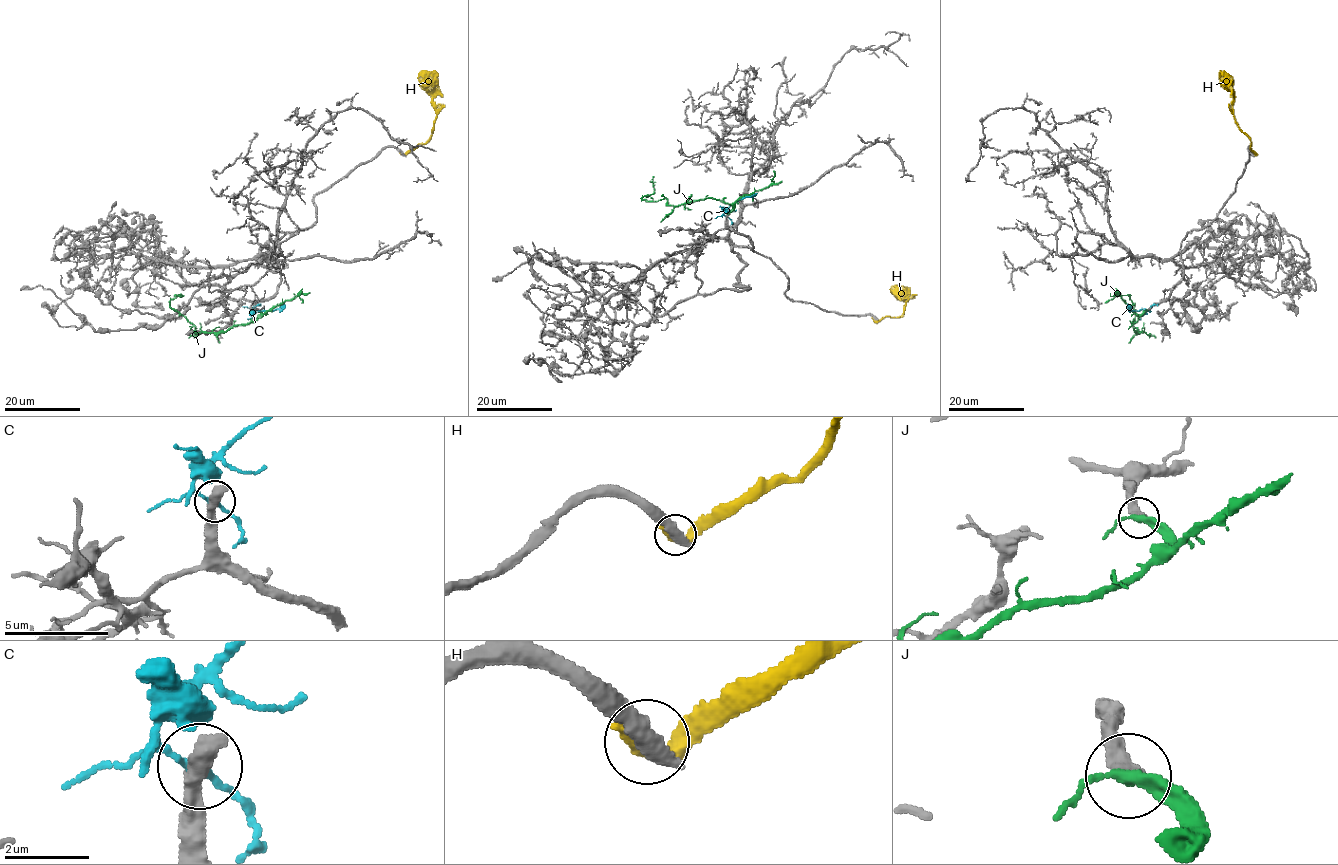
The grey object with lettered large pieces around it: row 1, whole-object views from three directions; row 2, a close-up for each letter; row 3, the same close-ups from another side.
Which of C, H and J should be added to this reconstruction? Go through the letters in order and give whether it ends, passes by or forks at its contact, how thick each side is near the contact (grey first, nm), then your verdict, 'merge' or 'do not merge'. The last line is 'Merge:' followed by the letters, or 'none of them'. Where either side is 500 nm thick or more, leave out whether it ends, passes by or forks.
C: 500/140 nm | do not merge
H: 550/550 nm | do not merge
J: it passes by | 400/280 nm | merge
Merge: J

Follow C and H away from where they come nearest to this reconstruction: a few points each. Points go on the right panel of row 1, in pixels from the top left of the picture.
C: (1150, 306), (1147, 310), (1132, 311), (1127, 304)
H: (1253, 154), (1252, 142), (1234, 118), (1233, 94), (1223, 83), (1219, 70)

